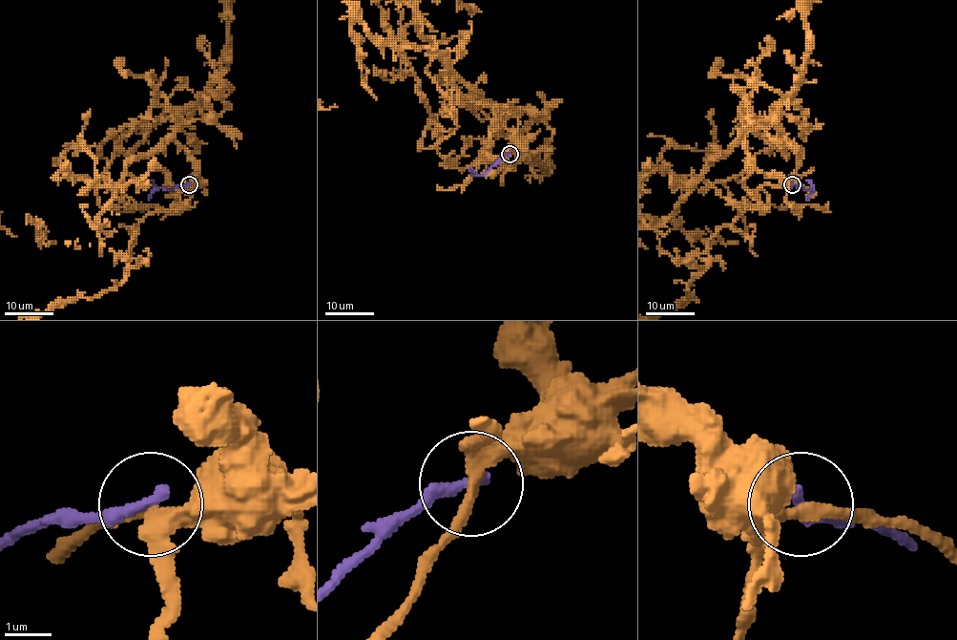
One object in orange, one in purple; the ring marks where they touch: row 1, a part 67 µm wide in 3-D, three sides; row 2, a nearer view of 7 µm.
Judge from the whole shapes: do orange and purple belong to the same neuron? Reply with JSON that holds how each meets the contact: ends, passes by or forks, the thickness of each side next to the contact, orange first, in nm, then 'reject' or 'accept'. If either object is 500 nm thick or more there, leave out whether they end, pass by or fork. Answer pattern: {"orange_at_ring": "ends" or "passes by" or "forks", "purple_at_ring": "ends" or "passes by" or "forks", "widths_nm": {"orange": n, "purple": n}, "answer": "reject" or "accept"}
{"orange_at_ring": "passes by", "purple_at_ring": "ends", "widths_nm": {"orange": 280, "purple": 280}, "answer": "reject"}

